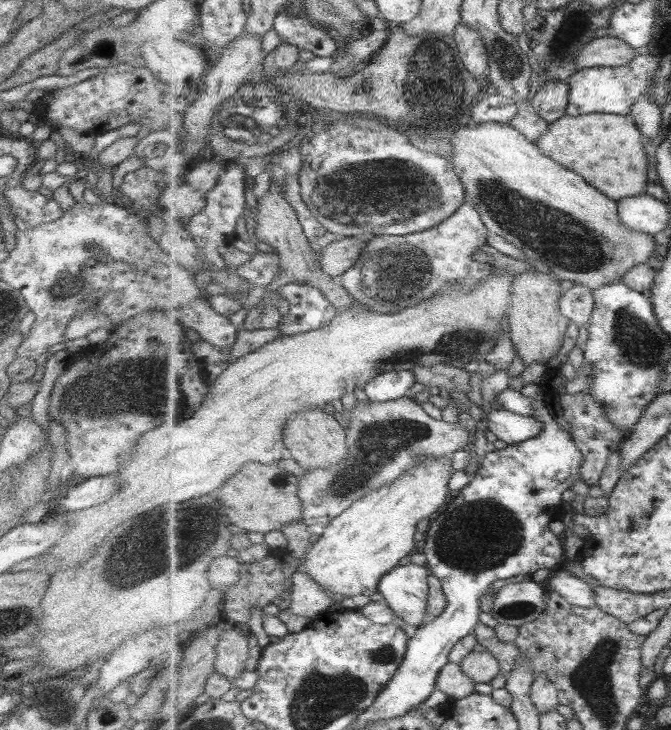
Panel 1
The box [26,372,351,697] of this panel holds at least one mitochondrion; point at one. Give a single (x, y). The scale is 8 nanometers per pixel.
(188, 531)

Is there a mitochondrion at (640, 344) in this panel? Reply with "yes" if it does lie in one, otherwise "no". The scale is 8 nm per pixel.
yes

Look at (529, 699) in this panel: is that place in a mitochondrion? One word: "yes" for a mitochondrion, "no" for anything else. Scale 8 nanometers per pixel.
no

